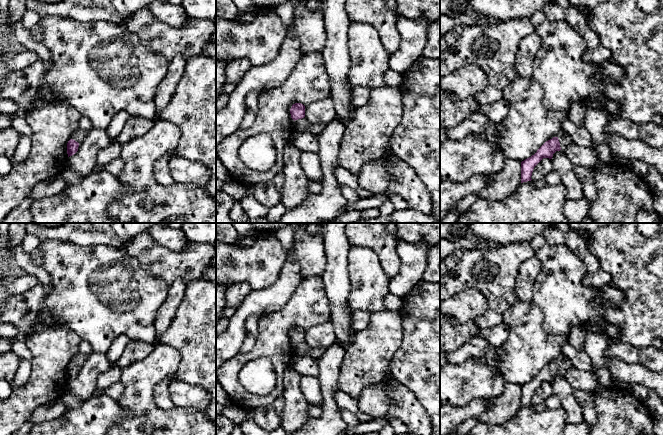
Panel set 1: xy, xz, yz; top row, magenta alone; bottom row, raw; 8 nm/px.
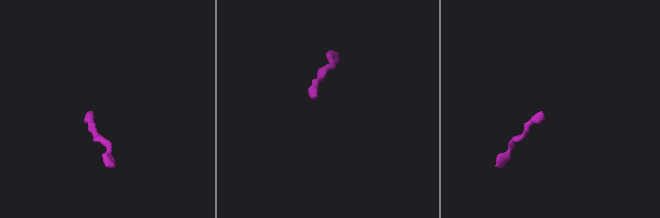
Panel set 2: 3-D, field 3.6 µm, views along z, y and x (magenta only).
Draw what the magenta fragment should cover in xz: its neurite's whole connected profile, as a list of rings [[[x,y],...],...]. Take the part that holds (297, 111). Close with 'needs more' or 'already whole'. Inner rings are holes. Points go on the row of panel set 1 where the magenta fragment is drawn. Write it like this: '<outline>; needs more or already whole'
[[[295,103],[290,109],[291,118],[294,120],[294,127],[296,130],[305,131],[309,130],[311,123],[306,120],[305,117],[305,106],[301,103]]]; needs more

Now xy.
[[[79,130],[76,134],[73,134],[67,143],[67,154],[68,157],[74,155],[78,151],[80,143],[87,136],[88,131]]]; needs more

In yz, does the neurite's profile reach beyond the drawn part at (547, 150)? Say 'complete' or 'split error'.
split error

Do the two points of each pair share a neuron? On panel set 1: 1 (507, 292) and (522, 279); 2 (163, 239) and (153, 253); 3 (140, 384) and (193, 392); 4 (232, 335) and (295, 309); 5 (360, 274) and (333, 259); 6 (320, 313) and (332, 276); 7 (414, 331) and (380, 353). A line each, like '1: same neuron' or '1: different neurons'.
1: different neurons
2: different neurons
3: different neurons
4: different neurons
5: different neurons
6: different neurons
7: different neurons

